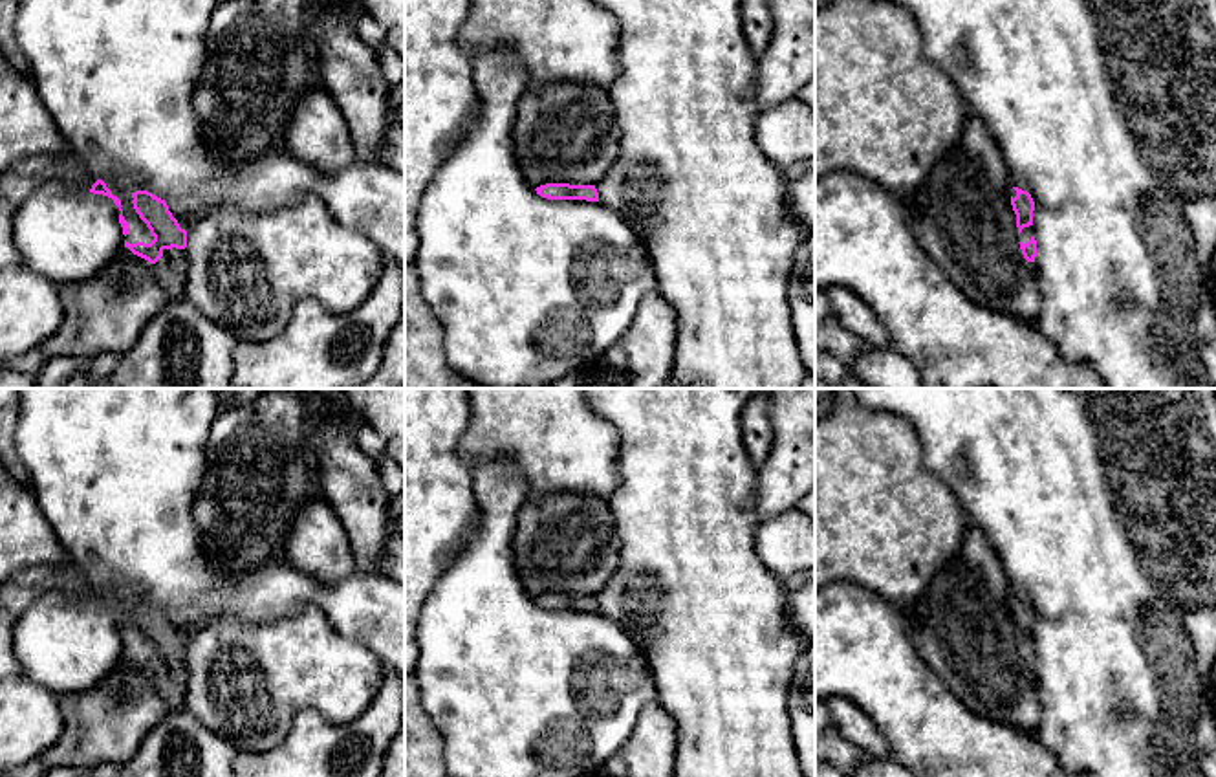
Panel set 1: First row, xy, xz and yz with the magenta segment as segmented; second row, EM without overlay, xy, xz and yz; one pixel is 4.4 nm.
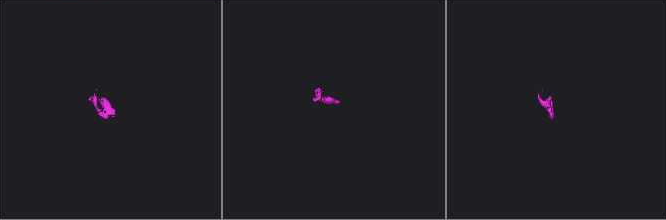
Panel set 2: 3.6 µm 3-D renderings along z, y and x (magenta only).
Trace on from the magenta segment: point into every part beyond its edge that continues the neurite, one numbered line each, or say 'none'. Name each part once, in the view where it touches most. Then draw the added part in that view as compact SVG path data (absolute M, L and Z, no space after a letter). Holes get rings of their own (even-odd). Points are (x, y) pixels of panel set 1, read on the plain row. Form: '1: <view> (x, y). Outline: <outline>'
1: xy (138, 640). Outline: M132 605L121 608L123 627L128 632L128 641L130 641L125 647L125 651L128 654L136 654L136 652L150 654L154 647L150 645L150 640L147 638L147 634L136 623L132 610L134 610Z
2: xy (171, 680). Outline: M163 660L163 667L150 674L150 682L165 696L170 711L185 709L189 671L185 660Z

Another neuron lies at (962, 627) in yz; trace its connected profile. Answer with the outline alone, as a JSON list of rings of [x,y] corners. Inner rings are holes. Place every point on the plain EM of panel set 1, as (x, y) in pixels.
[[[967,520],[960,550],[903,612],[917,656],[974,715],[1035,735],[1042,720],[1035,674],[1022,665],[1011,583],[983,531]]]

